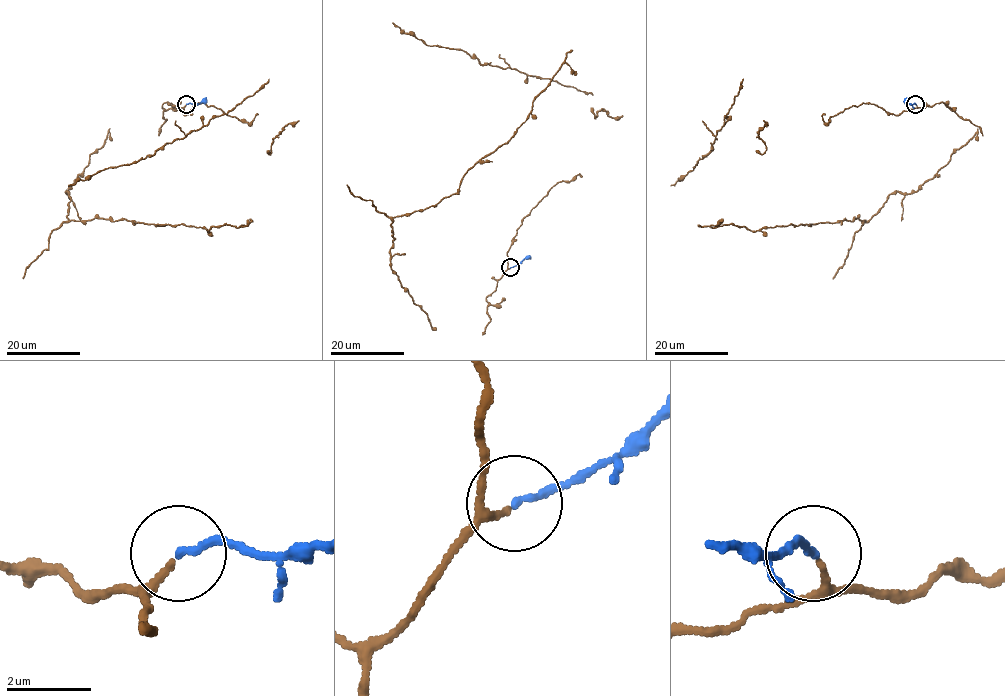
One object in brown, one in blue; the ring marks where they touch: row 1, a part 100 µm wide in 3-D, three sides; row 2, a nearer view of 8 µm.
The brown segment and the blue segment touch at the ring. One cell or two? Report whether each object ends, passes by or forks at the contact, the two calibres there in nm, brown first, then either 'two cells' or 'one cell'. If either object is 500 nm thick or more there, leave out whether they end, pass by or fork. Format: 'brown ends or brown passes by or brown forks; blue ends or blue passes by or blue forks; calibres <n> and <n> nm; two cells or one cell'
brown passes by; blue ends; calibres 120 and 170 nm; one cell

